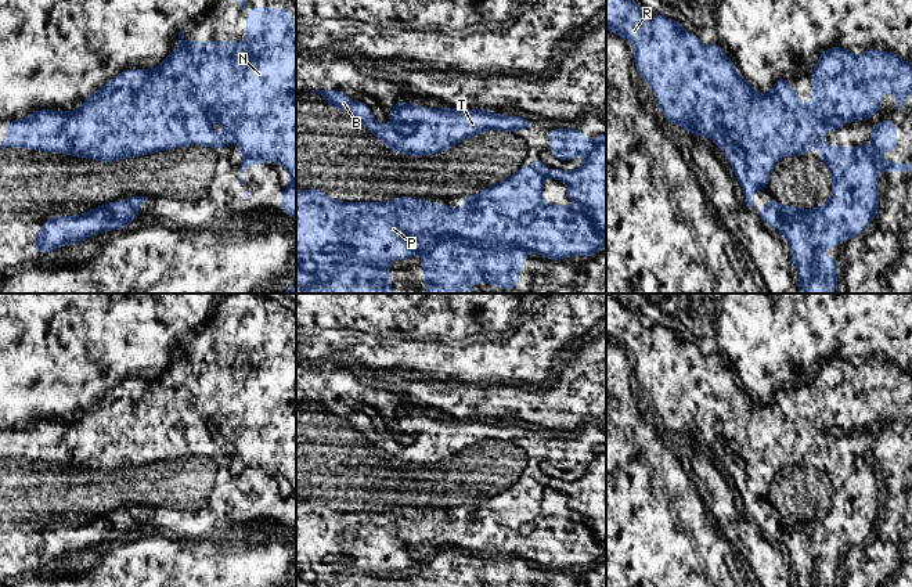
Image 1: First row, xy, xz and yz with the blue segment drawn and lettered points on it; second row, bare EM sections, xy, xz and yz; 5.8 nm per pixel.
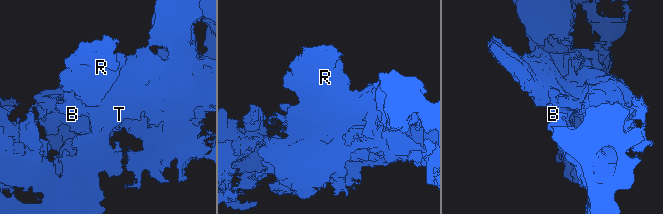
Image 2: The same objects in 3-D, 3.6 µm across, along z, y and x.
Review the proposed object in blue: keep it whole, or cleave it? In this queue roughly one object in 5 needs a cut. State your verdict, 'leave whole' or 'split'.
leave whole

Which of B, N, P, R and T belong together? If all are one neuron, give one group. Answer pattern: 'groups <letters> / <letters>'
groups B N P R T

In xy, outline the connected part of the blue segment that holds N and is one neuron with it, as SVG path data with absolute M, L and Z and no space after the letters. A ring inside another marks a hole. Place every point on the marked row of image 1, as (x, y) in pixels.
M255 4L252 14L246 17L246 43L242 46L237 42L184 42L181 30L179 32L179 47L155 69L126 69L119 76L107 82L107 84L86 98L83 105L75 112L64 111L36 111L30 116L21 120L6 120L8 123L8 136L3 140L0 148L25 147L29 150L42 150L44 152L62 152L76 155L79 158L90 158L98 161L118 161L147 155L149 152L166 151L185 145L202 144L215 150L226 148L230 141L235 141L244 152L241 173L255 163L278 162L291 173L291 183L284 191L282 212L296 219L296 22L291 21L289 8L263 8ZM212 114L224 127L226 137L220 138L215 132L208 115Z

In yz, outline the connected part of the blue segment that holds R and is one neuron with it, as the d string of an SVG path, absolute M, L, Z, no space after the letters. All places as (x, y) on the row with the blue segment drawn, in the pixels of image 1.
M606 0L606 29L612 30L613 33L621 36L626 42L631 42L634 46L634 62L637 65L638 73L652 86L655 96L657 98L657 102L660 104L663 109L663 115L668 123L678 123L682 127L685 127L688 132L696 133L700 137L711 137L715 144L724 151L727 159L731 162L733 170L736 172L736 179L739 184L743 187L745 198L746 198L746 206L750 209L754 205L754 195L753 192L761 188L768 188L768 179L769 174L775 166L775 163L782 159L786 155L803 155L808 156L808 147L812 144L814 148L822 155L822 162L825 162L830 169L830 176L833 181L832 195L829 201L818 208L818 209L796 209L793 206L786 206L779 204L775 199L771 199L764 208L758 209L758 215L761 217L761 222L772 224L775 228L778 228L783 237L786 238L787 244L792 249L792 262L796 264L799 277L800 277L800 285L799 289L801 294L837 294L837 258L819 258L818 251L826 249L830 246L837 246L843 241L852 238L854 235L862 234L865 228L869 226L872 219L876 216L876 213L880 210L877 206L879 199L879 176L877 169L882 168L884 172L912 172L912 163L904 163L904 162L884 162L880 152L882 151L894 151L897 148L897 125L894 120L882 120L879 125L875 125L870 136L870 148L868 145L865 147L829 147L823 145L822 134L825 130L832 129L833 132L839 132L841 123L848 123L854 120L868 120L870 115L877 112L883 107L883 100L880 97L882 91L893 91L895 94L895 101L898 109L904 109L904 100L906 97L912 96L912 64L902 61L895 53L882 53L882 51L873 51L872 48L868 48L868 51L864 55L852 55L848 50L840 48L840 47L832 47L828 50L823 50L821 54L821 58L817 64L817 66L811 72L811 78L814 80L814 93L812 100L810 105L804 109L801 107L801 101L796 93L796 90L789 86L787 78L779 78L774 84L774 91L771 94L760 94L757 93L751 84L742 76L739 76L735 72L735 64L727 57L727 54L722 51L721 46L718 44L710 44L703 46L699 39L695 36L695 33L685 32L681 26L680 21L668 19L663 15L655 15L652 18L646 18L642 15L638 3L632 0Z

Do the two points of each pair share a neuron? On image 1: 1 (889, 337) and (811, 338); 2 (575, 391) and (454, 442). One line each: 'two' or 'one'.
1: one
2: two

